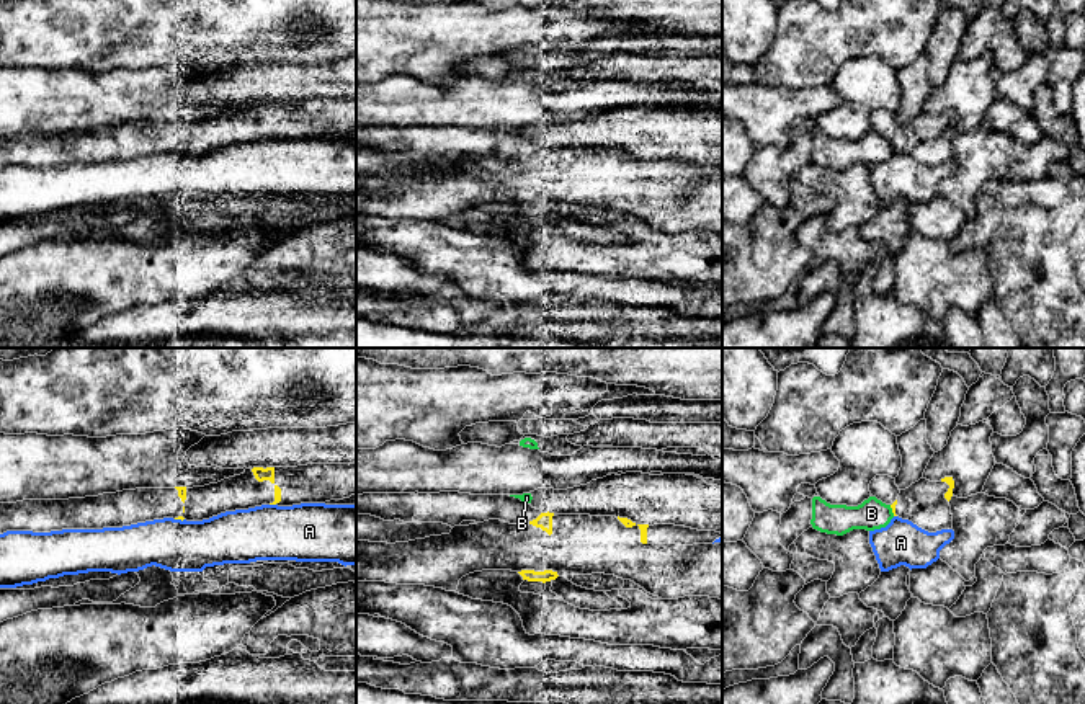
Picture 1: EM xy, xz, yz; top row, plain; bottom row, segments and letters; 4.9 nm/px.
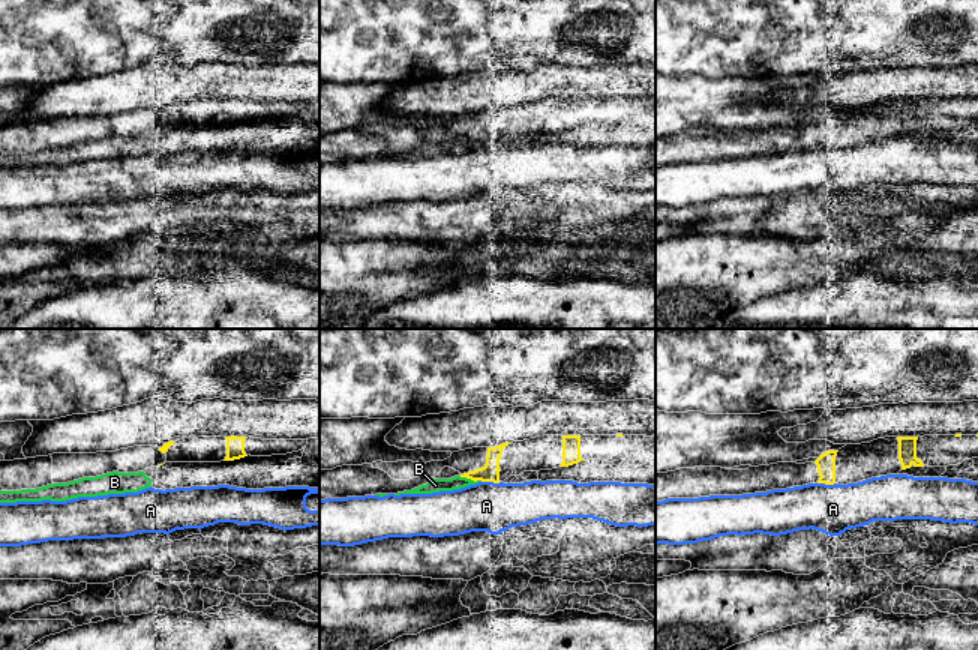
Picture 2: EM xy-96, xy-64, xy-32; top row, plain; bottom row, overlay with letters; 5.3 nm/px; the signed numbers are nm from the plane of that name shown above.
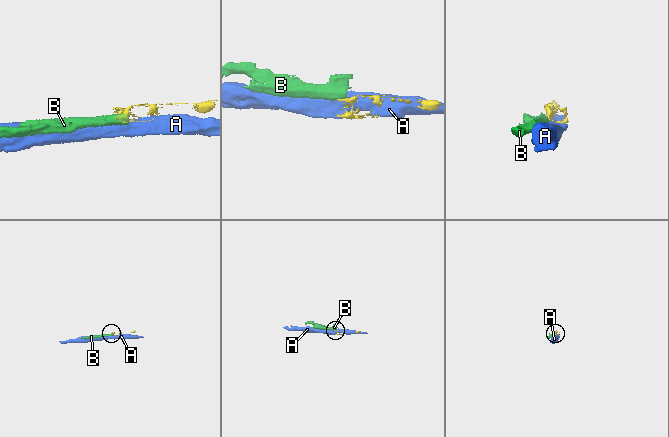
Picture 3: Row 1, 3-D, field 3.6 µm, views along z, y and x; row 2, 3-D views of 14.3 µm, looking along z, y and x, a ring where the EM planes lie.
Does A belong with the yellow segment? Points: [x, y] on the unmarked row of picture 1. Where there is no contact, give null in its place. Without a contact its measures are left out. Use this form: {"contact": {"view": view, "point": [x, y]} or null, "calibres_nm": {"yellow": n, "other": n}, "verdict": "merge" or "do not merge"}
{"contact": {"view": "xy", "point": [180, 152]}, "calibres_nm": {"yellow": 20, "other": 260}, "verdict": "do not merge"}

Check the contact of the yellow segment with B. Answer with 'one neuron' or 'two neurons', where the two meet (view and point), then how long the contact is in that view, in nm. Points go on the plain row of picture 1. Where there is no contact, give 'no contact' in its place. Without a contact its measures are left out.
two neurons | yz (893, 144) | 60 nm

